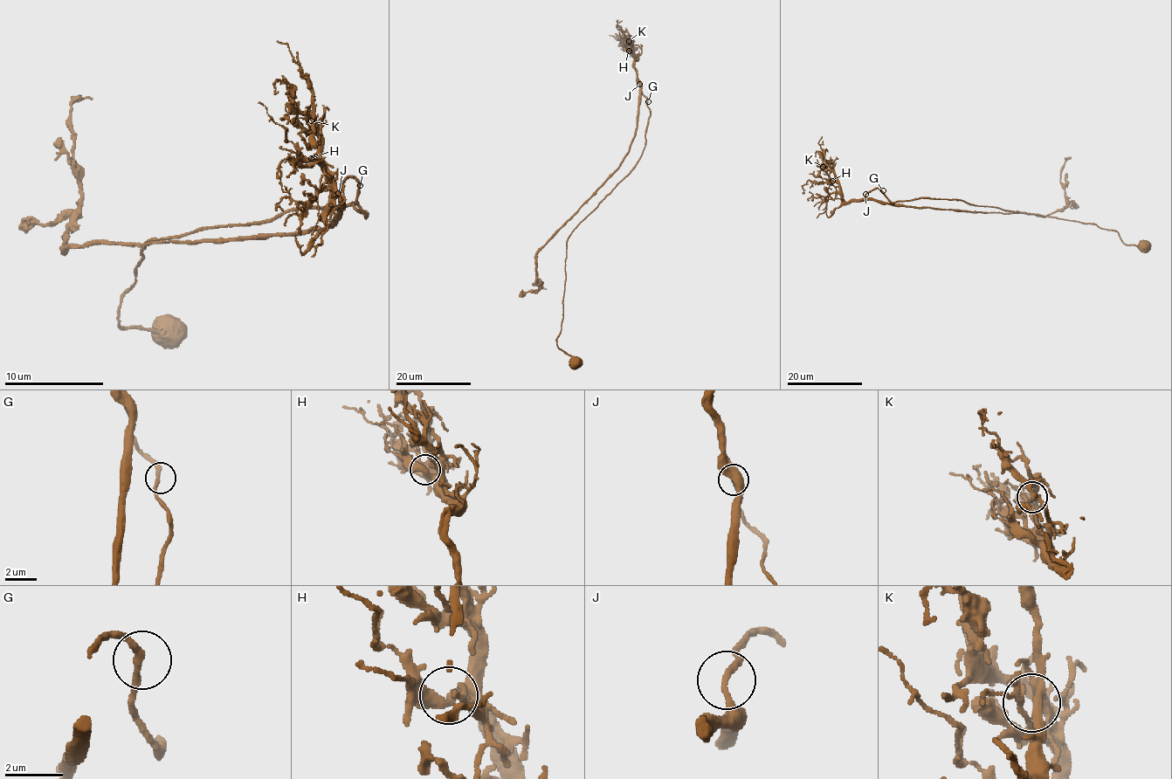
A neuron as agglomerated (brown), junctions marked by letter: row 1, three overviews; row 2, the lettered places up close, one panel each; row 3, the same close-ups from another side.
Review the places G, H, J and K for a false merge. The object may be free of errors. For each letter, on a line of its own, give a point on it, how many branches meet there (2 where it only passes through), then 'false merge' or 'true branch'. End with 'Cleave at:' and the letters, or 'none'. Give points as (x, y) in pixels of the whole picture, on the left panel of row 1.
G: place (360, 185); branches 2; true branch
H: place (311, 158); branches 2; true branch
J: place (338, 193); branches 2; true branch
K: place (311, 120); branches 2; true branch
Cleave at: none

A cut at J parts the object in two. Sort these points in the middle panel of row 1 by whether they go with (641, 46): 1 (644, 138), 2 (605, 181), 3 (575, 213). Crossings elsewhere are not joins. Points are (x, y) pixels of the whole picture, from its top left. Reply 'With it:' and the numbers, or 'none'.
With it: 2, 3

